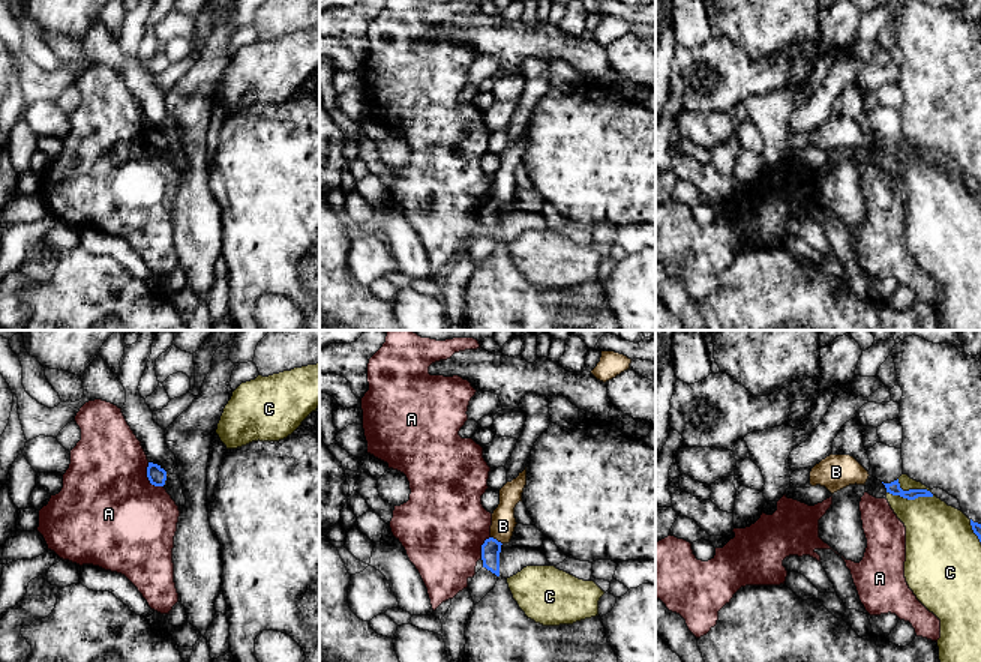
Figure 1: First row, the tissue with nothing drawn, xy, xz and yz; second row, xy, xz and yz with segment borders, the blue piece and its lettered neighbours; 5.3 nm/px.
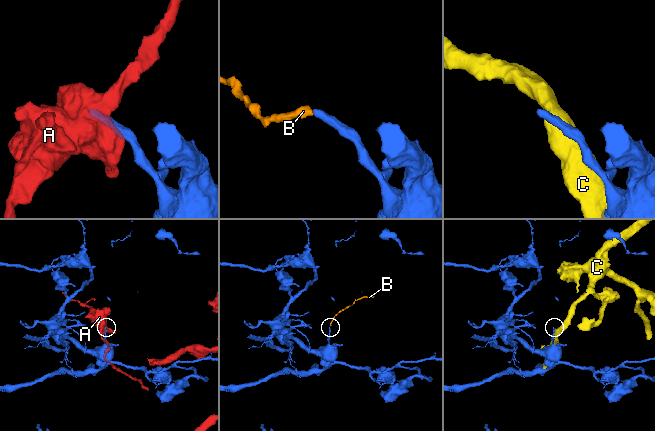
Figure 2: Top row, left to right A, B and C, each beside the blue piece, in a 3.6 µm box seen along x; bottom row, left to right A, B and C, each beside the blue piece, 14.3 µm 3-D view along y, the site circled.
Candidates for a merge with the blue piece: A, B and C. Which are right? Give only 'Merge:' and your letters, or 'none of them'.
Merge: B

